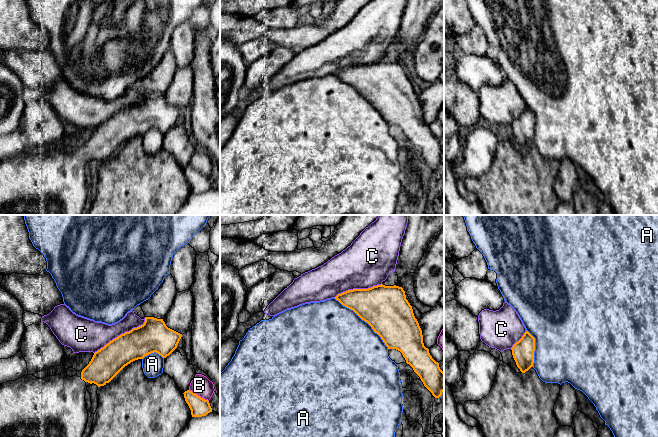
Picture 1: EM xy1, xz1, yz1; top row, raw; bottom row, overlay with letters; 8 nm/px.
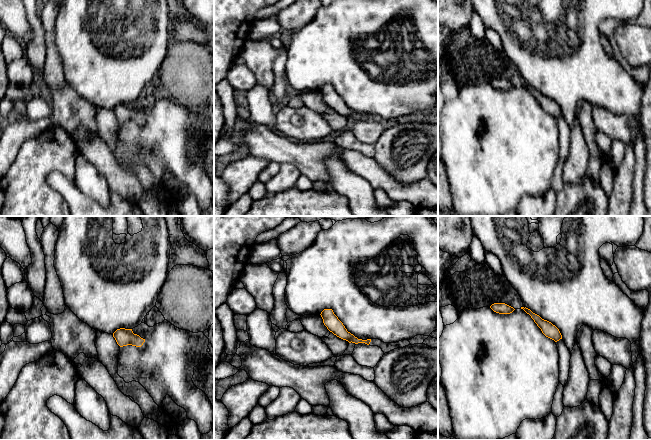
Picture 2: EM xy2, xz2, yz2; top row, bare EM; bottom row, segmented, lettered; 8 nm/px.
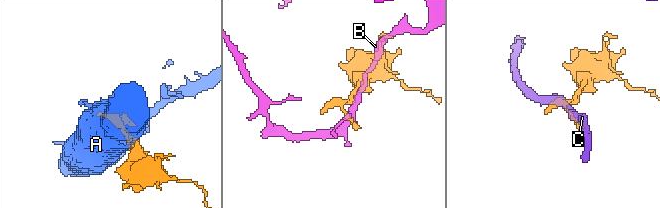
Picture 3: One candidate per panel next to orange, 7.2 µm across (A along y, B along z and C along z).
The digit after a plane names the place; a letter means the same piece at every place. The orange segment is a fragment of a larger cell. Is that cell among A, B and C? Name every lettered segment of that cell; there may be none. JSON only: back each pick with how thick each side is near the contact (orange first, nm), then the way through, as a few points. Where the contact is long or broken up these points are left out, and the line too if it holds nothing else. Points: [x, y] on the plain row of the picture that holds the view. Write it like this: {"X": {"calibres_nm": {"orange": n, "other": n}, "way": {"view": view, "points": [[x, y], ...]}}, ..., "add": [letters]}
{"add": []}

